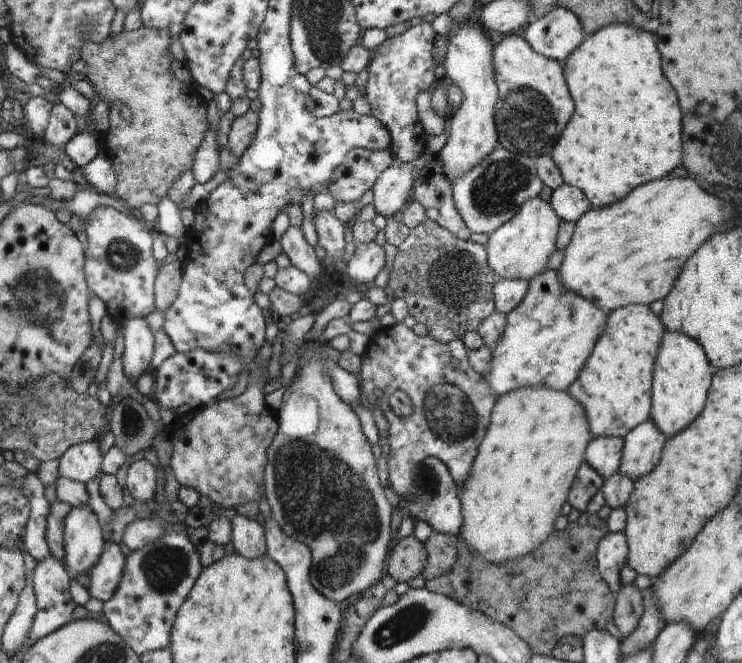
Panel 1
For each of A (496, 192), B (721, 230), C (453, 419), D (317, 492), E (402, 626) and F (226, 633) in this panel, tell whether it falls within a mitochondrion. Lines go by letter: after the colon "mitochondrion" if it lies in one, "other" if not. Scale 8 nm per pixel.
A: mitochondrion
B: other
C: mitochondrion
D: mitochondrion
E: mitochondrion
F: other

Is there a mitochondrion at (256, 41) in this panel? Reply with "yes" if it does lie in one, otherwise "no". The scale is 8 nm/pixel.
no

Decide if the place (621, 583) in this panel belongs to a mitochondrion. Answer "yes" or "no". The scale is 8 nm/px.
no

